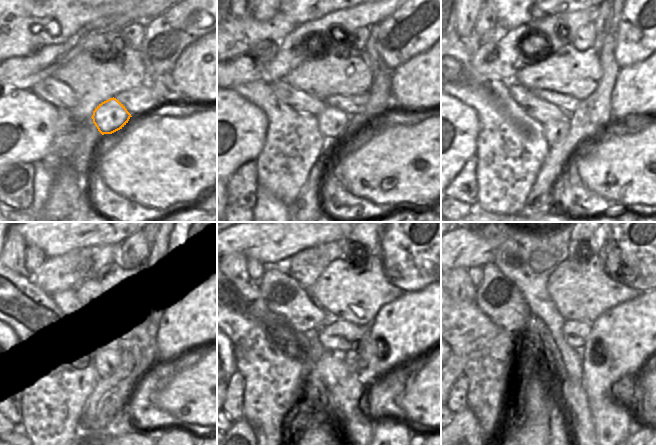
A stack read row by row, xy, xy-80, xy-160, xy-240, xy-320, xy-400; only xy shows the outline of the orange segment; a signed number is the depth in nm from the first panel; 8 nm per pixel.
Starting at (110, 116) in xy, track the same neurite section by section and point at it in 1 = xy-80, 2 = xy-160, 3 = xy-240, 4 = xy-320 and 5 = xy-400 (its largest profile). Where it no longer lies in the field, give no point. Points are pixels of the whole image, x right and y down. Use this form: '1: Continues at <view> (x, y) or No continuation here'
1: Continues at xy-80 (333, 122)
2: Continues at xy-160 (556, 132)
3: Continues at xy-240 (107, 364)
4: Continues at xy-320 (346, 387)
5: Continues at xy-400 (573, 397)

